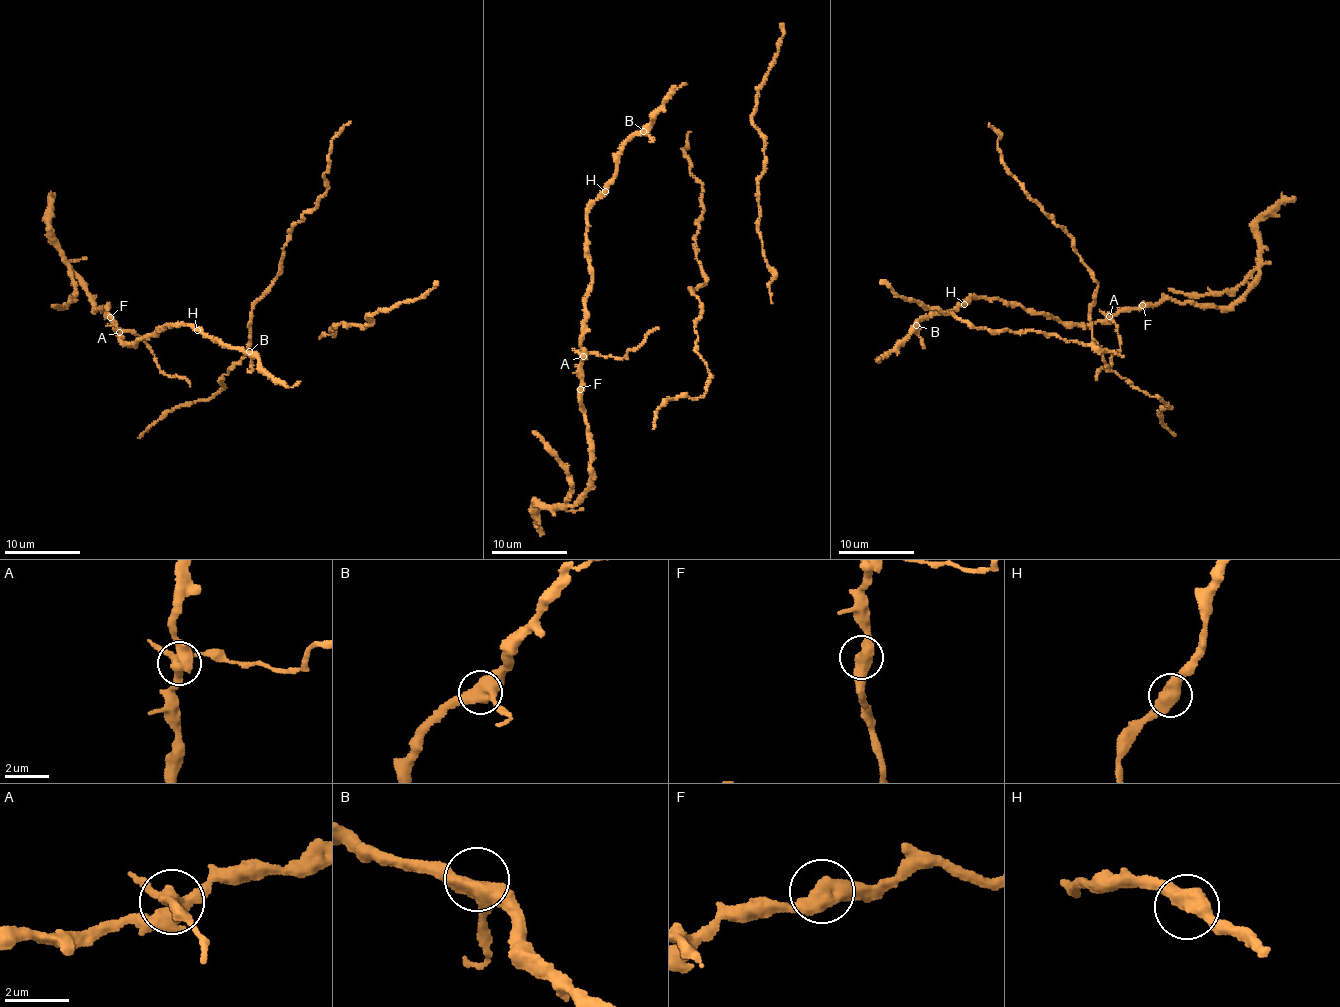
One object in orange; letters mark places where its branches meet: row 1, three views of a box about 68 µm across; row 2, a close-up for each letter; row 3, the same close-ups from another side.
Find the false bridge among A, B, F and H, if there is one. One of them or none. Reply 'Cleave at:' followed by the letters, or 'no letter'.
Cleave at: A

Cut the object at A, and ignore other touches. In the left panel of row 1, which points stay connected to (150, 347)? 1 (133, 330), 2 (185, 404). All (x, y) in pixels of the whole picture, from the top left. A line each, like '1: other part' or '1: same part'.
1: same part
2: other part

